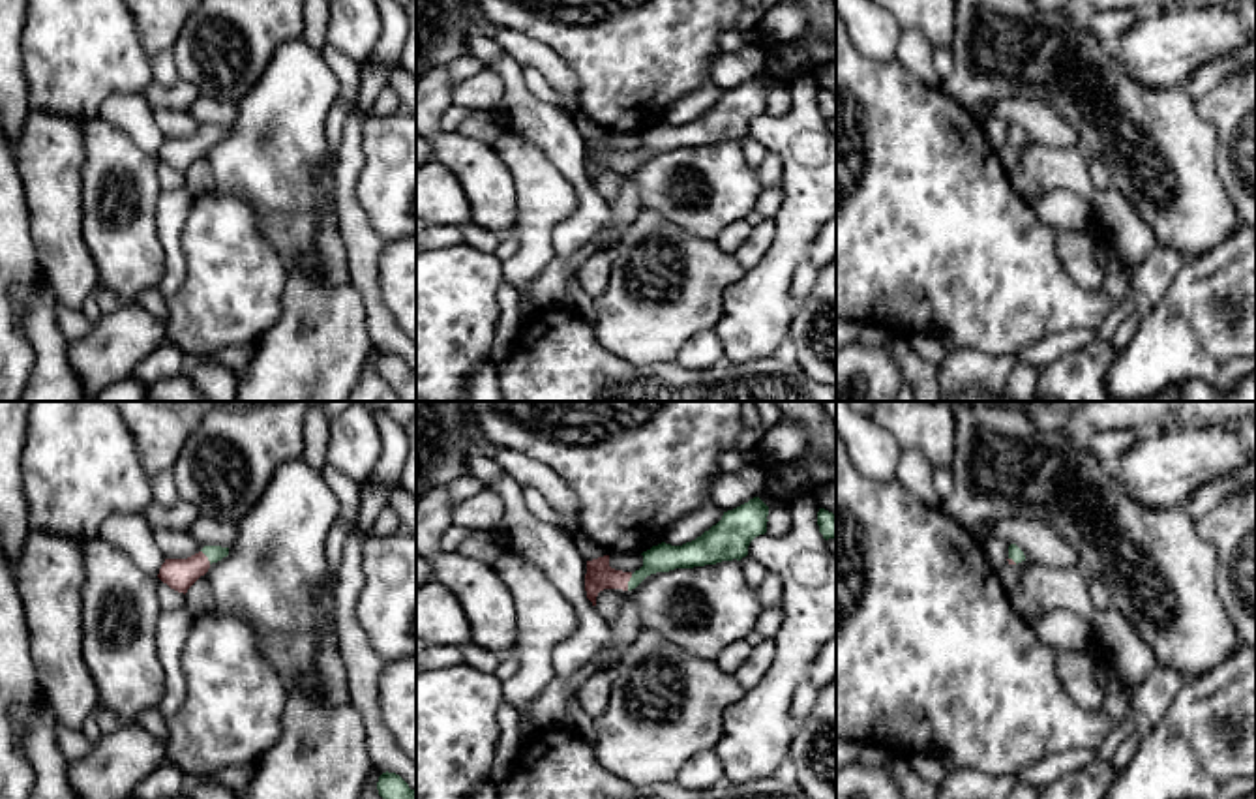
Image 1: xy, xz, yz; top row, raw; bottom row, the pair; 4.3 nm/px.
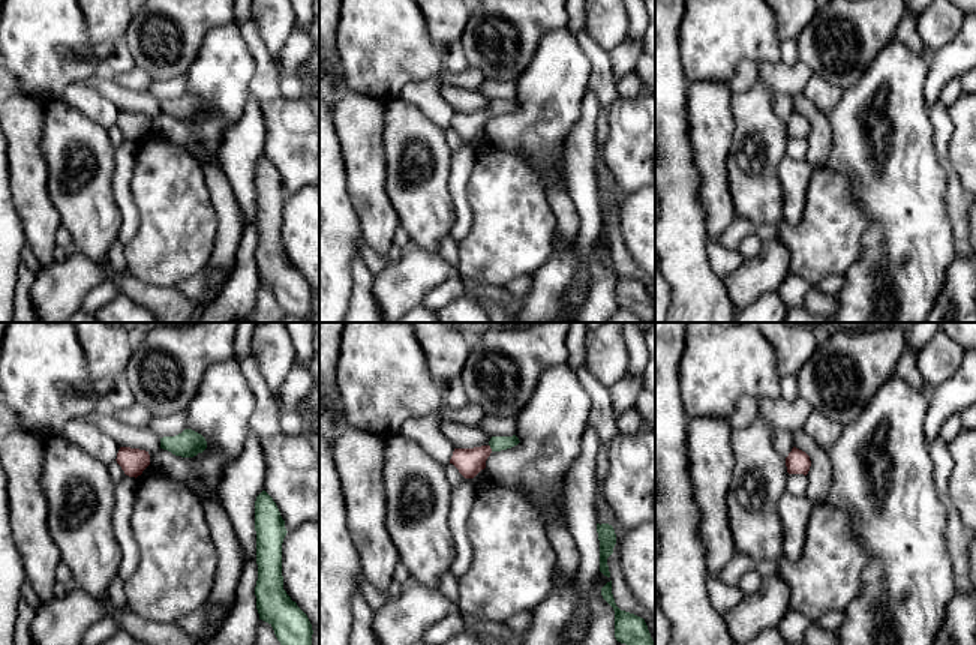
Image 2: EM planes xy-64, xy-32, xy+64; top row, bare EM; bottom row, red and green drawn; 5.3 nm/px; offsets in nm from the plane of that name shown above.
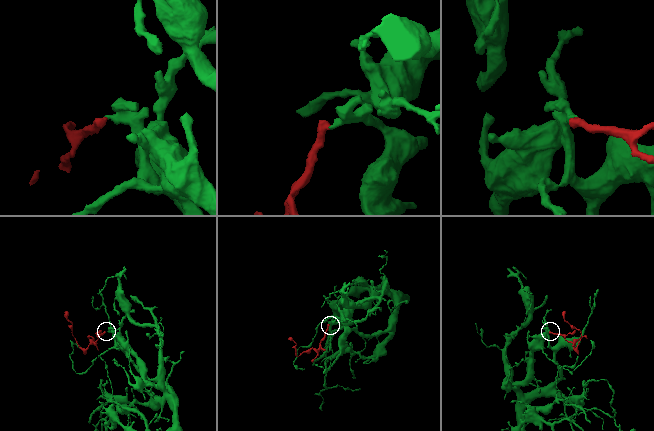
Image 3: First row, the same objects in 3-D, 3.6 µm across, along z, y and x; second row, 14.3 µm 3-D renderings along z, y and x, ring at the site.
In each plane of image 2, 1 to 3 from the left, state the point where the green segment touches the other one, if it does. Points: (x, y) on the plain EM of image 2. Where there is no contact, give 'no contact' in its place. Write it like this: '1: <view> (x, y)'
1: no contact
2: xy-32 (489, 111)
3: no contact

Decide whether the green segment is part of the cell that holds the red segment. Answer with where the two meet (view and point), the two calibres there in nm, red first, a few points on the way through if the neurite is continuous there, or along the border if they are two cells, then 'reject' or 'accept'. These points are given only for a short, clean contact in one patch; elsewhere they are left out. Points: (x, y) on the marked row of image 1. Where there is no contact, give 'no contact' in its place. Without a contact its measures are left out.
contact xz (628, 580); calibres 120 and 120 nm; way xz (598, 576), (628, 580), (662, 557); accept

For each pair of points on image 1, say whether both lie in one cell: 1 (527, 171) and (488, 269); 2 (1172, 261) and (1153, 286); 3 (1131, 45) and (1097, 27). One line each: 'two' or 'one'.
1: two
2: one
3: two

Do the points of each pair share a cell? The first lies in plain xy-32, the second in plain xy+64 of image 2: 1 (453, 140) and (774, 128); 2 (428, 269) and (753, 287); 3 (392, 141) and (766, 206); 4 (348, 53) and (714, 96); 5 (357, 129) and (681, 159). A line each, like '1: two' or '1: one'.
1: two
2: one
3: one
4: two
5: two

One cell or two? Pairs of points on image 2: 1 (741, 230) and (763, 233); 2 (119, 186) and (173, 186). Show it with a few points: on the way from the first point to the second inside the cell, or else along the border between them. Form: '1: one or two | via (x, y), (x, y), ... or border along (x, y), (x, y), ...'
1: one | via (747, 230), (757, 230)
2: two | border along (135, 152), (132, 200), (140, 221)

